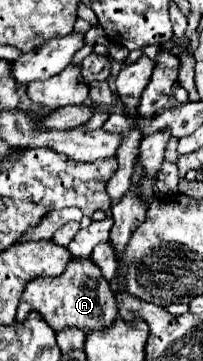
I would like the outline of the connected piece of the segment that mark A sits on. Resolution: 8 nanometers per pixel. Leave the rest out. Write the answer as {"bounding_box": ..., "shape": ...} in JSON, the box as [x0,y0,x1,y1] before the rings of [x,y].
{"bounding_box":[16,258,118,332],"shape":[[[74,258],[70,260],[70,266],[66,266],[66,272],[58,278],[38,278],[26,284],[22,292],[22,300],[18,304],[16,320],[24,322],[28,312],[40,312],[40,316],[52,326],[54,330],[62,328],[82,328],[84,332],[90,330],[104,330],[108,328],[116,316],[118,316],[118,302],[114,298],[114,292],[110,290],[110,284],[102,276],[100,268],[90,258]]]}

